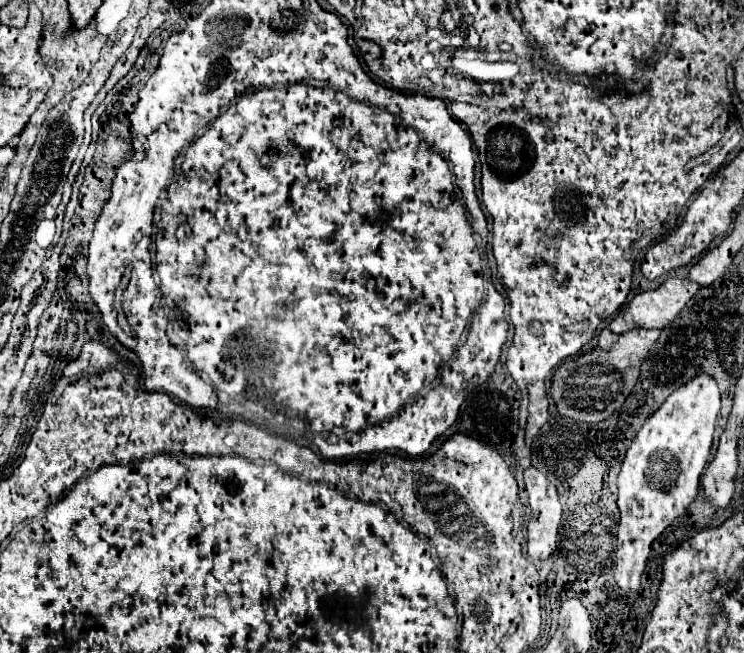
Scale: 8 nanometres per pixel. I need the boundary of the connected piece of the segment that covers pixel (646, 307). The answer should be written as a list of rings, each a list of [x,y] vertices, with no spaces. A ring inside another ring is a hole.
[[[668,278],[660,288],[656,290],[648,290],[642,292],[638,296],[634,296],[622,310],[620,314],[610,322],[612,332],[616,334],[624,334],[628,330],[634,328],[664,328],[666,324],[670,324],[674,318],[678,318],[678,314],[686,308],[686,304],[698,294],[700,286],[694,284],[688,278]]]

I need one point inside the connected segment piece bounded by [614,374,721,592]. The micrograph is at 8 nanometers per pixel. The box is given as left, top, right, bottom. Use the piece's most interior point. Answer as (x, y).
(660, 477)

